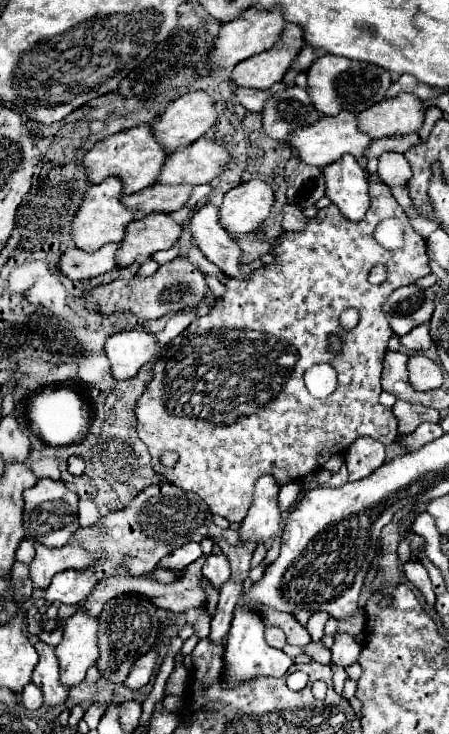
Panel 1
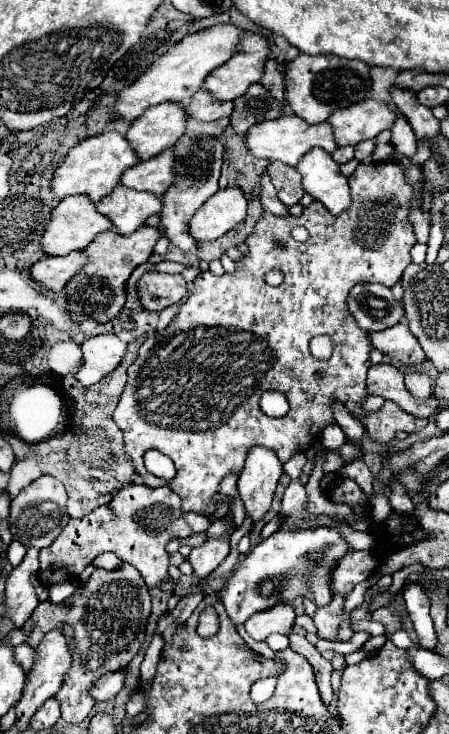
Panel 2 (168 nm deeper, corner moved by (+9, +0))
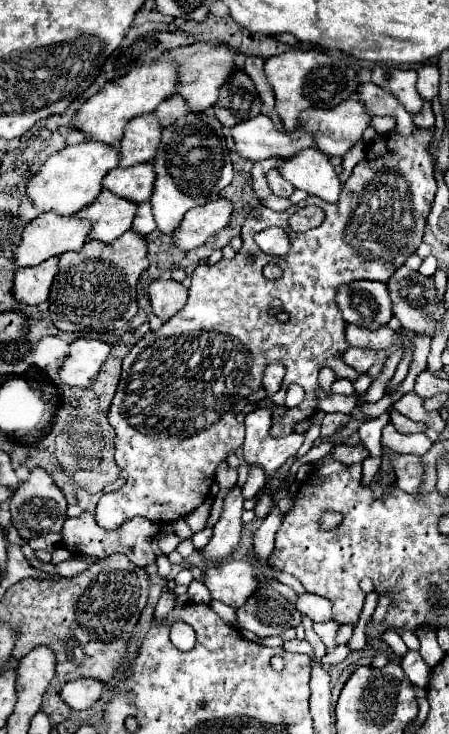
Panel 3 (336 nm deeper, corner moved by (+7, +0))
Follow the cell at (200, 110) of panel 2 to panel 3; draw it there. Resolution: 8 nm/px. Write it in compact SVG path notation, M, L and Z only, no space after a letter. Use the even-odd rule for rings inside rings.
M173 95L171 99L165 99L155 111L155 115L163 127L167 127L169 123L175 123L181 115L187 115L187 113L189 113L189 109L185 107L185 101L179 99L177 95Z

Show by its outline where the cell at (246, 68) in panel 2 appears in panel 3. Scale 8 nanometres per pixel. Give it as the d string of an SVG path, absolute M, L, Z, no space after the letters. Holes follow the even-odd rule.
M195 43L179 49L171 49L169 57L175 59L177 71L179 71L179 83L175 85L175 95L181 95L191 111L205 111L209 109L215 99L219 97L219 87L225 83L225 79L235 71L235 59L237 51L225 47L225 45L209 45L209 43Z

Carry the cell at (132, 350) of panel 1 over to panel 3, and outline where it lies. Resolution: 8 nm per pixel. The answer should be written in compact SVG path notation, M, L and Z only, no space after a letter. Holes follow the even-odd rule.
M75 339L69 345L69 355L59 367L59 379L67 385L77 387L89 387L101 365L111 353L111 345L105 341L93 341L93 339Z

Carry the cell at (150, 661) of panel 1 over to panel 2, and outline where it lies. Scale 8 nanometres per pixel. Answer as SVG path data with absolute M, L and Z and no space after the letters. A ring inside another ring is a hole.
M121 669L121 671L113 671L109 675L103 675L93 685L91 695L95 697L95 701L109 701L109 699L113 699L125 687L125 677L127 677L127 669Z

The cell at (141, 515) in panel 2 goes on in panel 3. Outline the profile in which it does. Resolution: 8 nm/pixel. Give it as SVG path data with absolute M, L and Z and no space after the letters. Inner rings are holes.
M81 513L75 519L67 519L63 525L63 547L67 547L75 555L93 555L97 559L105 559L113 553L123 553L127 555L135 565L147 567L155 563L155 549L151 543L151 537L157 535L159 523L147 521L147 519L129 519L123 523L123 527L115 531L105 531L95 523L95 517L91 513Z

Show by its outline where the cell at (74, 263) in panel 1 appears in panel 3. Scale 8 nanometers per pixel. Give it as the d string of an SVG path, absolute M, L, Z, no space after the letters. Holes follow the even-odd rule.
M51 257L35 267L17 269L13 279L13 289L11 289L13 299L25 305L45 303L55 275L57 275L57 257Z

